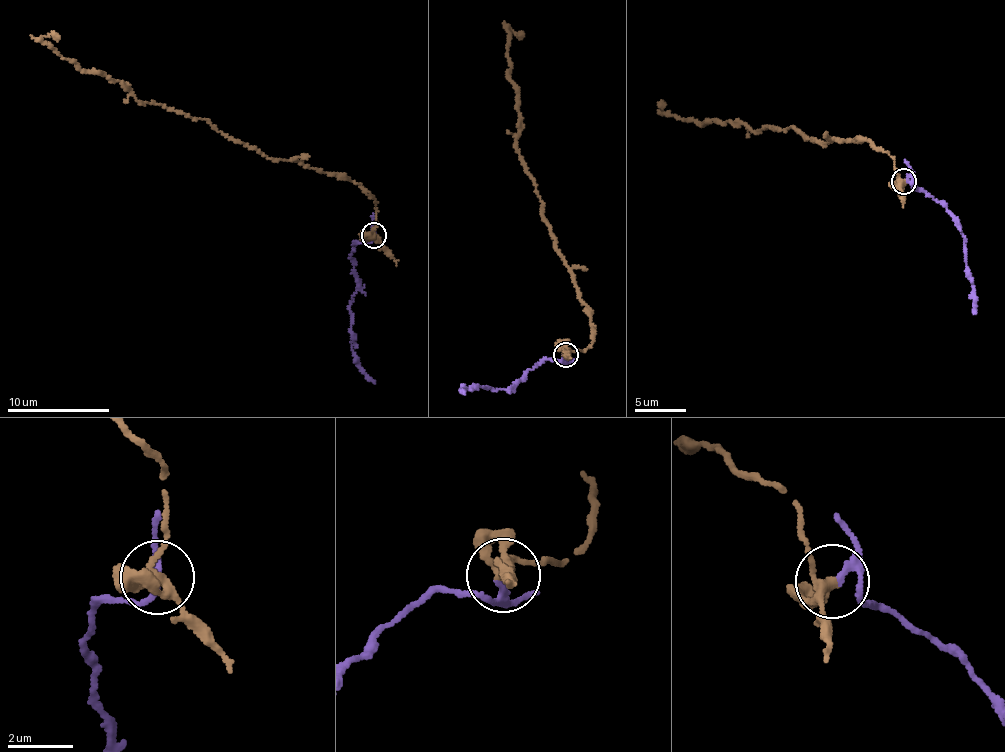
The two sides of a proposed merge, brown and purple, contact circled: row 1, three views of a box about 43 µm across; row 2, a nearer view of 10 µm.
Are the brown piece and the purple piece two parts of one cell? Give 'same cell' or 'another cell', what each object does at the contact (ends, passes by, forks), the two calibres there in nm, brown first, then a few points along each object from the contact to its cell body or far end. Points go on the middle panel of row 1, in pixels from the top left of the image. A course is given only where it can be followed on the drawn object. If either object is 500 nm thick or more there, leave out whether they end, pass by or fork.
another cell; brown forks there; purple passes by; 200 nm thick on the brown side, 160 nm on the other; brown runs (564, 355), (591, 344), (594, 333), (519, 154), (508, 53), (509, 30), (522, 33); purple runs (564, 355), (540, 362), (526, 371), (514, 386), (461, 387), (463, 394)

